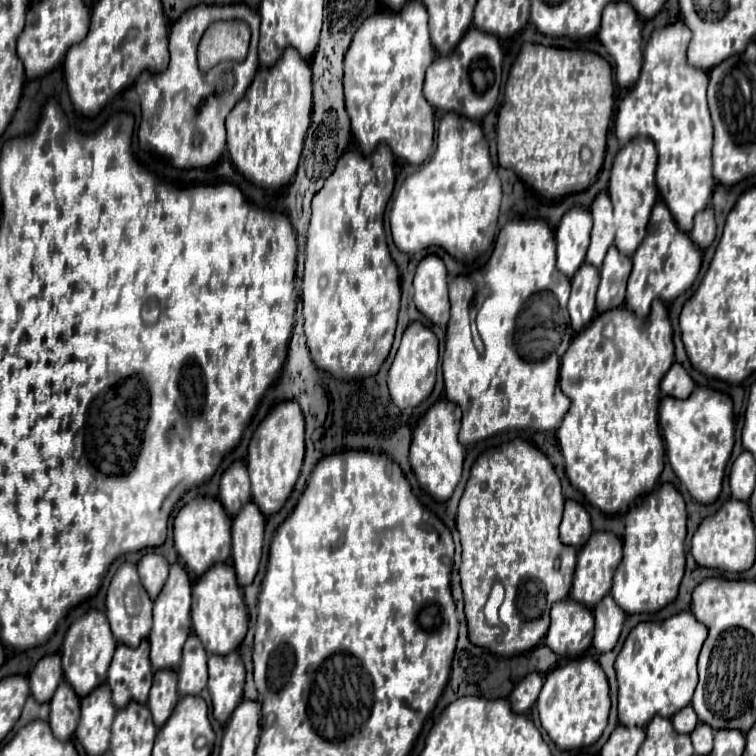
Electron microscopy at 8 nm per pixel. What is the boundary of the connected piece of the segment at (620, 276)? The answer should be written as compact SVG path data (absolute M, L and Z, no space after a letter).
M615 245L609 247L601 265L601 285L597 291L597 311L615 309L625 301L625 285L631 273L631 257L623 255Z

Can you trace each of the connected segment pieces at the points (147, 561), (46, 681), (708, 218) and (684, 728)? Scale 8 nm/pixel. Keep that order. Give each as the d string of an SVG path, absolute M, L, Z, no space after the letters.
M145 553L137 563L137 567L139 567L141 585L147 589L149 597L155 599L157 593L161 591L161 585L165 583L165 577L169 575L169 563L165 561L165 557L157 553Z
M59 653L45 655L29 673L29 685L31 685L33 697L39 703L51 701L53 689L57 689L61 677L63 677L61 655Z
M705 207L701 213L697 213L693 229L691 229L691 237L701 249L711 245L711 241L715 237L715 215L713 215L711 207Z
M687 705L687 707L683 707L679 713L675 713L675 715L671 717L671 721L673 721L675 731L679 731L679 733L691 733L691 731L695 729L695 725L699 723L697 713L695 713L695 709L693 709L691 705Z

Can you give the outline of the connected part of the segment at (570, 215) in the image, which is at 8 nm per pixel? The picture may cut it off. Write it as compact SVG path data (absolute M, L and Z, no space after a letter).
M571 207L557 227L557 267L567 277L579 269L585 261L585 251L589 247L591 233L591 213L585 207Z

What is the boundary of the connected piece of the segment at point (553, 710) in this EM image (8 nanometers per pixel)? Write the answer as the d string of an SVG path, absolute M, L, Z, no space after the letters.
M583 655L567 659L563 665L551 669L545 675L545 683L537 699L537 709L543 729L559 749L569 751L593 745L601 737L611 709L609 685L601 665L593 657Z

